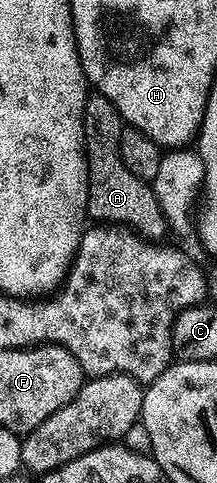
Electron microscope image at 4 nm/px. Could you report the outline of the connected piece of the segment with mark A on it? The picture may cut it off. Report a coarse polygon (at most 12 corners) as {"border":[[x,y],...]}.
{"border":[[87,96],[87,218],[168,234],[152,184],[121,159],[121,113]]}

